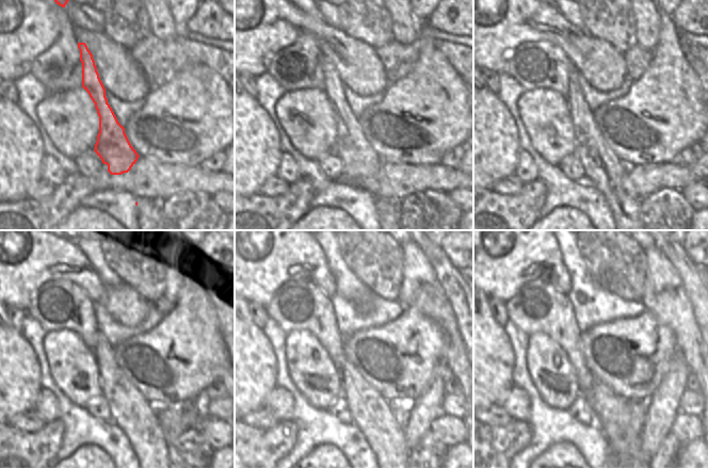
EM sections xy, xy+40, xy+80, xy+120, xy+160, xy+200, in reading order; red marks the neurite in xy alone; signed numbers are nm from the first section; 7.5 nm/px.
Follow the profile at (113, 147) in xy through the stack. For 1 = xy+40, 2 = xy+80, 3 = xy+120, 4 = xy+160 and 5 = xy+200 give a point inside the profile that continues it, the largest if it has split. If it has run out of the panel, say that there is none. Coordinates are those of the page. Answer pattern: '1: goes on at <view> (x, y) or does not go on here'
1: goes on at xy+40 (359, 161)
2: goes on at xy+80 (604, 170)
3: goes on at xy+120 (130, 411)
4: goes on at xy+160 (383, 426)
5: goes on at xy+200 (611, 411)

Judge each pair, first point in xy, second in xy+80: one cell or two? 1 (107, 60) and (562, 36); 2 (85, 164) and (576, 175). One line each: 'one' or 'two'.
1: one
2: one

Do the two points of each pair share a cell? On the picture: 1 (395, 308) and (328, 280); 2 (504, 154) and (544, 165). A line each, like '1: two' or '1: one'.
1: two
2: two

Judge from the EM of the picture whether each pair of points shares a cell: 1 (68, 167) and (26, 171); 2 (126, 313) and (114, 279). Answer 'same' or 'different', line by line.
1: different
2: different

